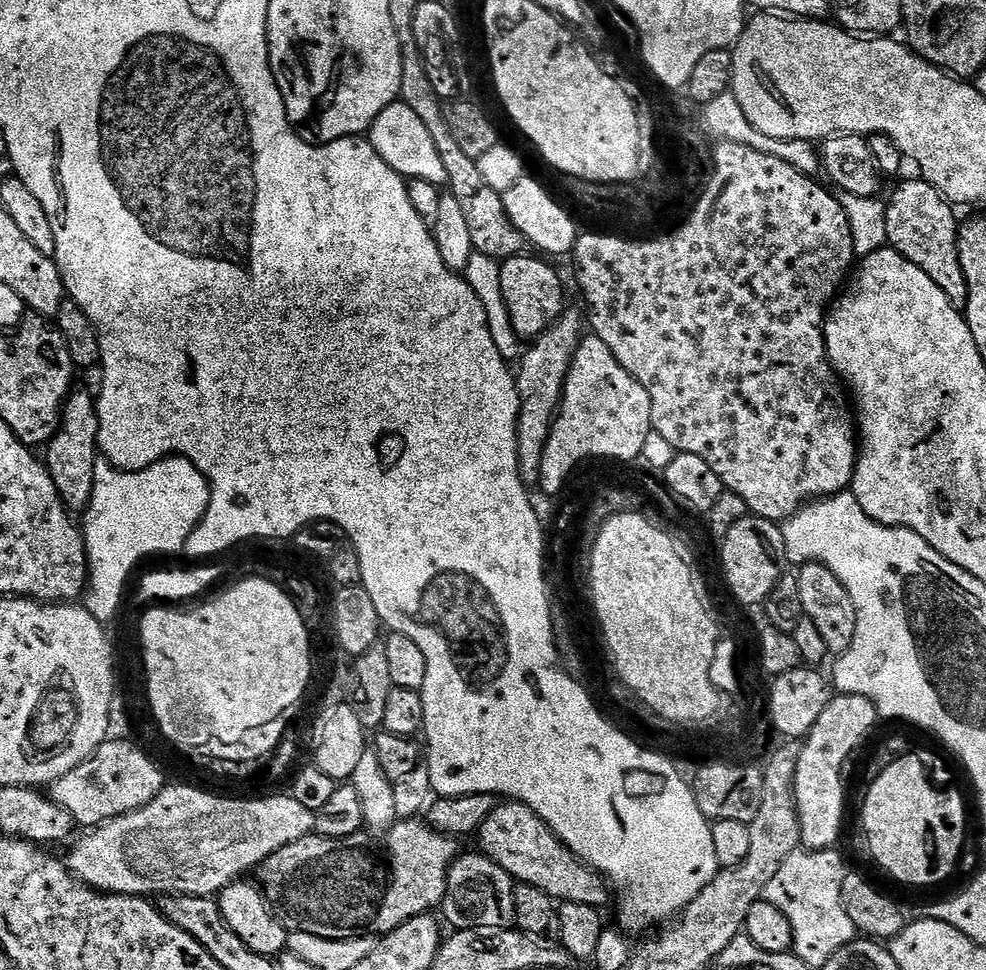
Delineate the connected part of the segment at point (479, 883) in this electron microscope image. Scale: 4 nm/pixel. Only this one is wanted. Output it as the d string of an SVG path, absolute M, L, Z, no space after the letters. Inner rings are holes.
M473 850L465 854L457 855L453 860L448 877L446 878L446 894L442 905L443 919L453 925L456 930L474 930L475 932L494 932L497 930L508 930L516 923L516 915L514 914L514 894L512 889L514 881L510 874L506 874L506 870L502 870L502 866L498 866L489 856L485 856L479 850Z

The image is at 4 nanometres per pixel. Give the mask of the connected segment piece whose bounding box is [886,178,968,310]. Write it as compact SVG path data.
M915 178L900 184L886 200L886 238L888 247L902 254L918 270L925 272L950 298L955 308L963 310L968 297L966 274L962 274L962 262L958 258L958 234L960 224L956 220L957 209L947 198L924 179Z

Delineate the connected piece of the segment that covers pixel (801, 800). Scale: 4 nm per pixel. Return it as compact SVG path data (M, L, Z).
M836 694L804 737L796 771L796 809L800 843L805 849L820 852L824 848L837 847L840 831L844 828L844 763L871 734L876 720L878 713L870 698L858 694Z

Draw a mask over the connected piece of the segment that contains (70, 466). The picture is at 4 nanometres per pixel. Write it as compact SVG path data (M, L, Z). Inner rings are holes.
M73 390L68 393L60 414L60 430L48 441L44 461L54 478L55 488L69 511L88 507L94 490L94 466L100 458L100 423L93 393Z

